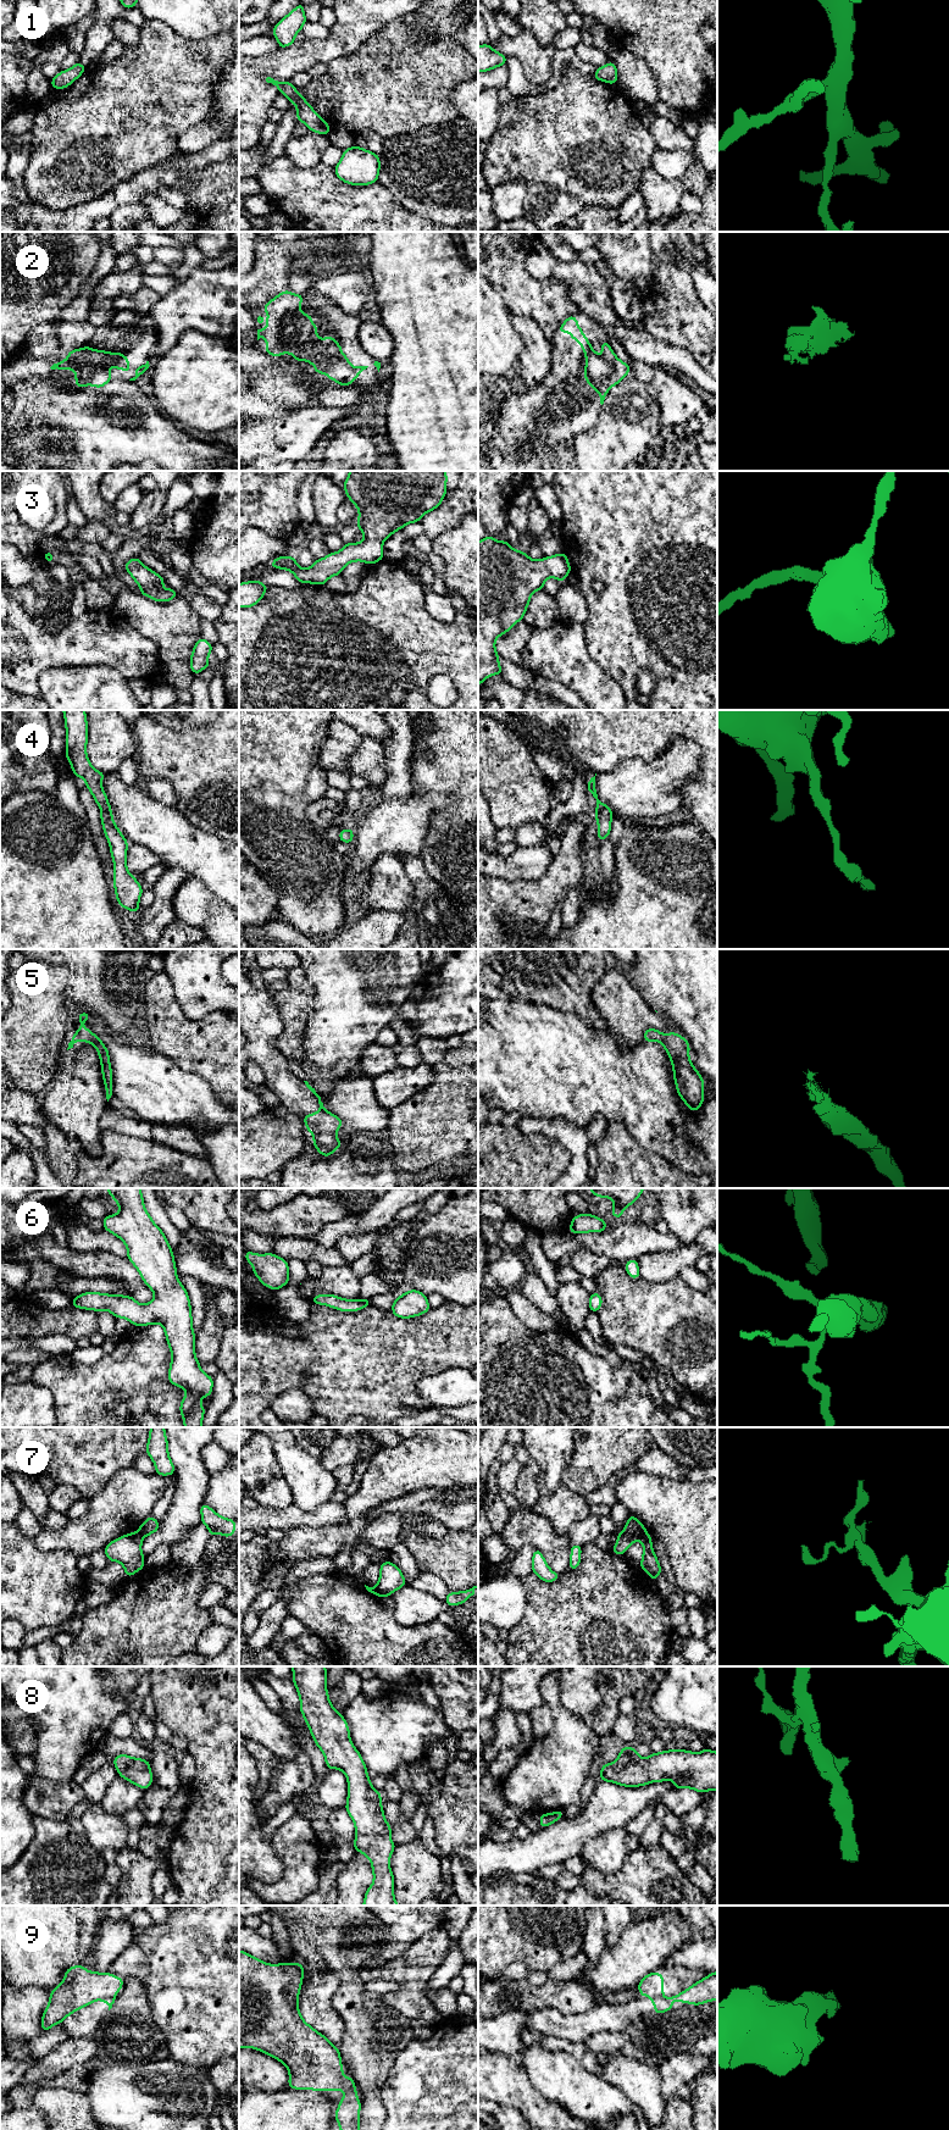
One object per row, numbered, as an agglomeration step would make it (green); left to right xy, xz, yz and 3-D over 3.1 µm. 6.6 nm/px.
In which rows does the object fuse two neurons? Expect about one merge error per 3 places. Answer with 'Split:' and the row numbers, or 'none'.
Split: 7, 9

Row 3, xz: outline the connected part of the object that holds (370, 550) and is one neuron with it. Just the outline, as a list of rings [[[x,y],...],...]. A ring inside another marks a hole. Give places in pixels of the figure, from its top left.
[[[349,471],[349,477],[343,484],[348,499],[359,509],[357,528],[363,533],[361,543],[348,543],[338,553],[329,553],[323,559],[316,559],[311,567],[301,568],[295,556],[276,558],[270,566],[274,568],[287,570],[294,573],[299,583],[312,583],[324,586],[333,576],[342,573],[343,568],[354,561],[363,561],[370,566],[383,560],[383,542],[388,539],[395,531],[409,523],[420,522],[421,517],[437,509],[446,494],[446,471]]]

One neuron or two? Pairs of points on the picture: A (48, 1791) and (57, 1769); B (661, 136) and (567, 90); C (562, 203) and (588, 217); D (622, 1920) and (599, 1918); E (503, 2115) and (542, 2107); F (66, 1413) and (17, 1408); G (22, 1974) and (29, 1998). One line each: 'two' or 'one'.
A: two
B: two
C: two
D: two
E: two
F: two
G: two

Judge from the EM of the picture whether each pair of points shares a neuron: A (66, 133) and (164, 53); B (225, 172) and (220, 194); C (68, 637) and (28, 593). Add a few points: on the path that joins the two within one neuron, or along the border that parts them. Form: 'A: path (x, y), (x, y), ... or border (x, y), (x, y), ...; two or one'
A: path (98, 132), (133, 112), (161, 84); one
B: path (225, 177), (225, 189); one
C: border (23, 608), (37, 623), (46, 626); two

